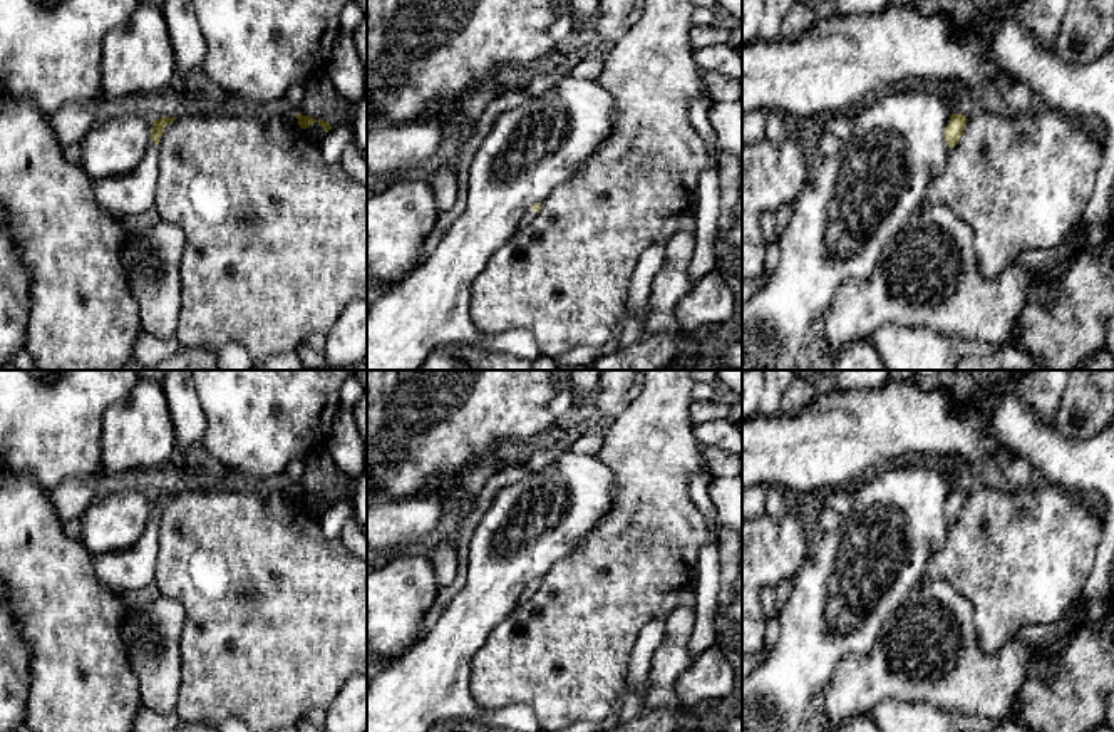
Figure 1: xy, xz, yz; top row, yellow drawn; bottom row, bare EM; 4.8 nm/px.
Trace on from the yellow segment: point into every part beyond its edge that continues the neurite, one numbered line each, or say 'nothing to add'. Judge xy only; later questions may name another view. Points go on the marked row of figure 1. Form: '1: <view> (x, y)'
1: xy (126, 196)

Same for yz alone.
nothing to add

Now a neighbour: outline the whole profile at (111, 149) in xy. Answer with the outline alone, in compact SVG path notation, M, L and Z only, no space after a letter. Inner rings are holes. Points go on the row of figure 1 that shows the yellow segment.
M126 114L92 126L79 142L80 168L94 183L136 171L151 142L151 129L147 117L139 114Z

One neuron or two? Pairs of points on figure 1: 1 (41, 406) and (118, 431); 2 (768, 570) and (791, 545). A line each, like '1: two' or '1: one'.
1: two
2: one

